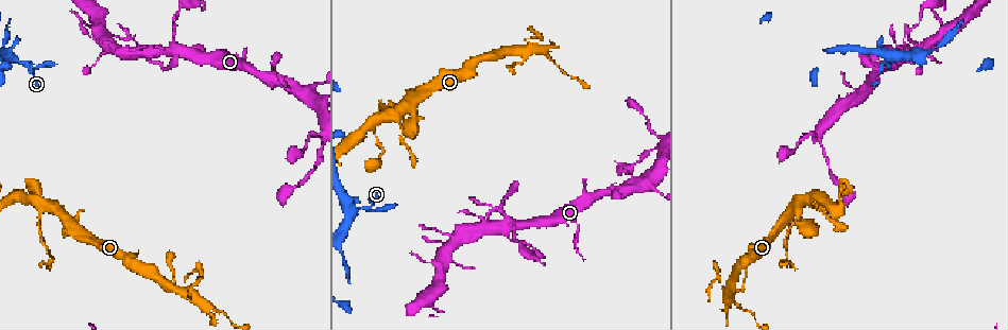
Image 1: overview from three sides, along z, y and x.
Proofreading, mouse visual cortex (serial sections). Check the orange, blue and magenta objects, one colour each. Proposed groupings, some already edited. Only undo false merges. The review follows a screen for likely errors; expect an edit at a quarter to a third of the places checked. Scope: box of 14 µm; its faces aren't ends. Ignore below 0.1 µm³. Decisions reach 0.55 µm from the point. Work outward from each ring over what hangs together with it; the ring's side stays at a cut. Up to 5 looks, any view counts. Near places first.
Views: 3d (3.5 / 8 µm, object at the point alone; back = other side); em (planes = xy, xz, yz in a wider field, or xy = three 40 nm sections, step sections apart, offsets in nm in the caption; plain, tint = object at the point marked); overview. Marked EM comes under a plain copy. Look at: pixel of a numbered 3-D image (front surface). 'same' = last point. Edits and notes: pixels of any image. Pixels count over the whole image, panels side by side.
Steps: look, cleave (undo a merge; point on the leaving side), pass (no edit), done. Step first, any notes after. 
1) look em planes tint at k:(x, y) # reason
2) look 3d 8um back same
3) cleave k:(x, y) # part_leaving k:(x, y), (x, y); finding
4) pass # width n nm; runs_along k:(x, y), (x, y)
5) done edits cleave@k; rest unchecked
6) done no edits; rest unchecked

look 3d 8um at 1:(737, 302) # calibre changes

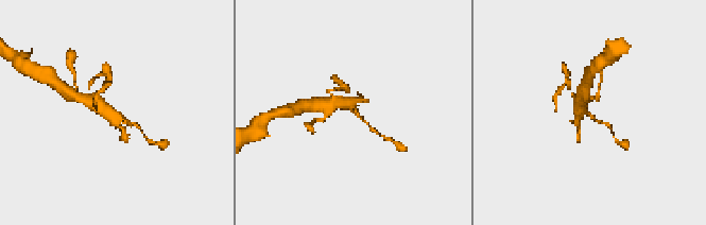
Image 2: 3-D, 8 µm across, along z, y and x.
look em xy step 5 tint at 2:(355, 109) # need the tissue

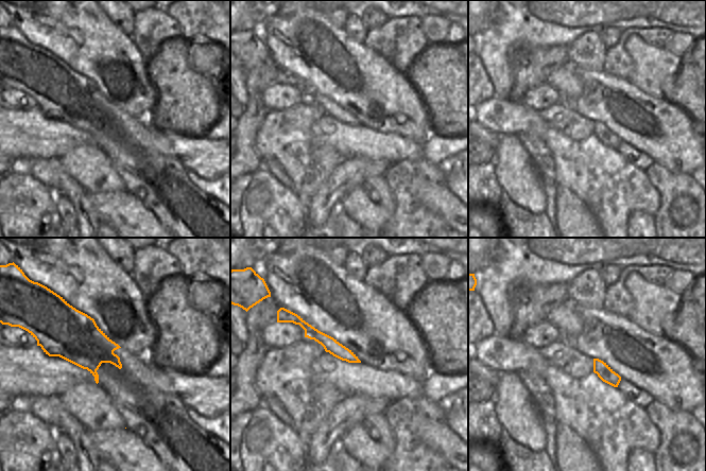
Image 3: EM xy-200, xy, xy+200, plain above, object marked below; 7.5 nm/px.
pass # runs_along 3:(291, 318), (355, 360); all the same cell

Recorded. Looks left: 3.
look 3d 8um at 1:(174, 50) # sharp bend

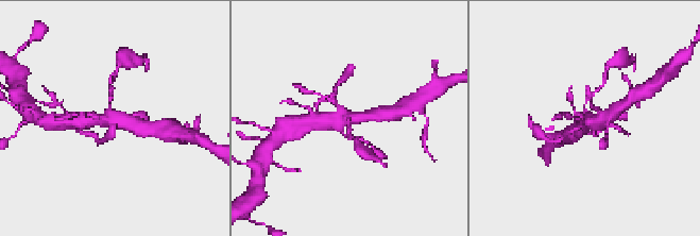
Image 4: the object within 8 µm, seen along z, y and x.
look em xy step 1 tint at 4:(112, 122)

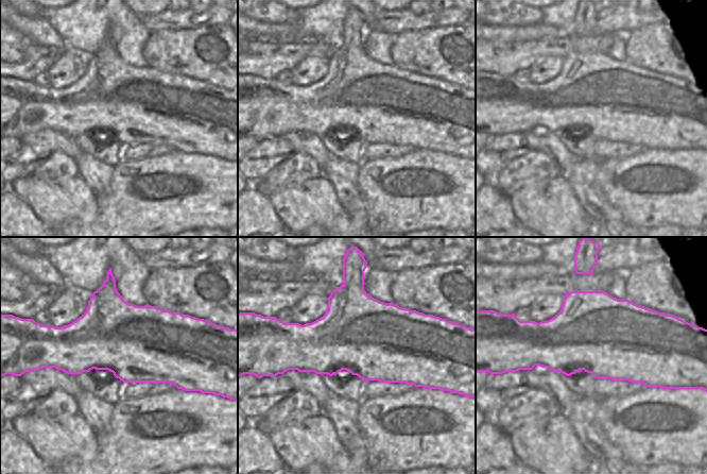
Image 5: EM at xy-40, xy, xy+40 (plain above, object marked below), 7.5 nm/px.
pass # runs_along 4:(378, 115), (316, 121); continuous, no second cell

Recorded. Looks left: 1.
done no edits; rest unchecked

